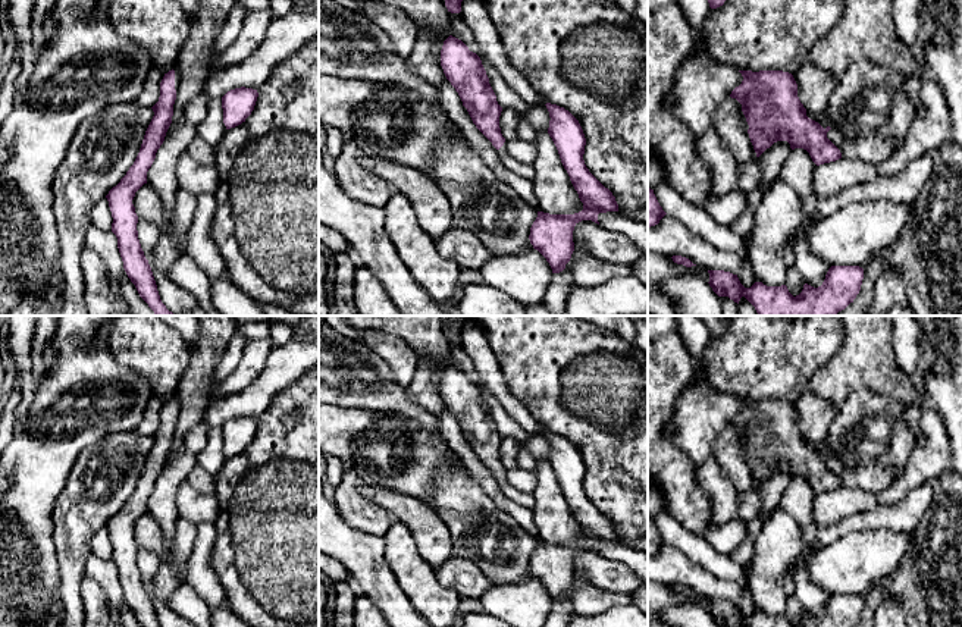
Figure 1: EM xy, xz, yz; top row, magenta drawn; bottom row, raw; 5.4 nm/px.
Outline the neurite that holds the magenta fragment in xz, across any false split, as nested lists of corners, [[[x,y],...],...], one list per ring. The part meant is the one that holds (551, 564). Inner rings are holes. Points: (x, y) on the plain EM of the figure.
[[[551,432],[545,435],[551,446],[548,463],[583,532],[583,539],[574,543],[538,540],[538,546],[530,557],[530,573],[546,587],[552,602],[560,602],[565,598],[574,580],[574,555],[582,549],[592,549],[599,554],[598,543],[618,540],[618,533],[612,521],[585,493],[586,467],[579,449],[564,436]]]

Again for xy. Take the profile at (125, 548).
[[[178,395],[164,402],[160,411],[159,430],[151,436],[154,445],[145,460],[140,482],[126,504],[106,524],[113,546],[112,561],[117,567],[123,598],[141,627],[160,627],[160,624],[151,596],[138,568],[138,545],[132,529],[135,521],[147,512],[147,501],[172,452],[179,411],[181,401]]]

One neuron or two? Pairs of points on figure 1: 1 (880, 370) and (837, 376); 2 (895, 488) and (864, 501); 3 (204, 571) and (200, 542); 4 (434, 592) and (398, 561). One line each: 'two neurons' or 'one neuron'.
1: one neuron
2: two neurons
3: one neuron
4: one neuron

